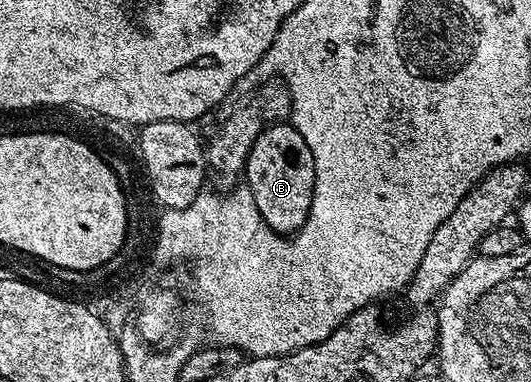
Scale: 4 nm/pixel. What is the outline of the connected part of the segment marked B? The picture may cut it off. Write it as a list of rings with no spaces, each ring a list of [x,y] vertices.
[[[269,124],[261,131],[249,153],[243,171],[244,185],[253,193],[259,216],[282,236],[289,236],[305,223],[315,188],[315,160],[307,140],[292,124]]]

